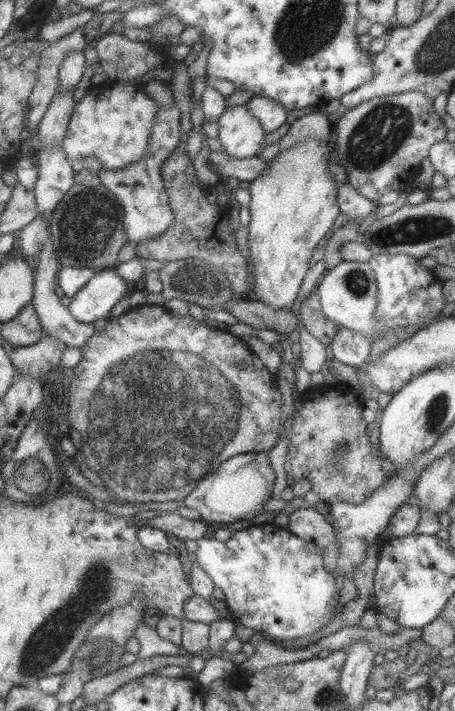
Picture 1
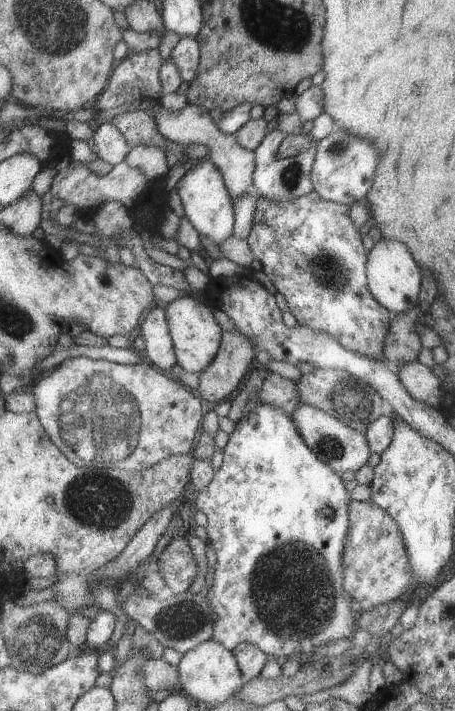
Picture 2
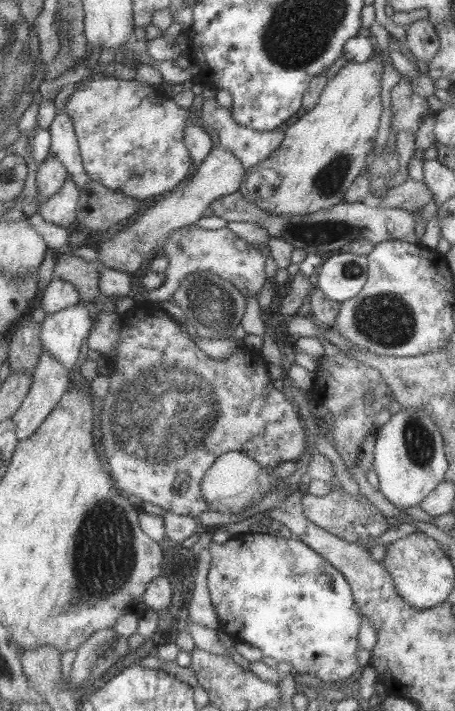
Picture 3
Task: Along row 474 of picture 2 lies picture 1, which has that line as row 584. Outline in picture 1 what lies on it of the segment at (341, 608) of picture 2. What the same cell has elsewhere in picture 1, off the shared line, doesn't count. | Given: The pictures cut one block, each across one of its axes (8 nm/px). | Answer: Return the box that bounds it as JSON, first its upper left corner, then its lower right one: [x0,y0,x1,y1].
[193,523,341,640]

